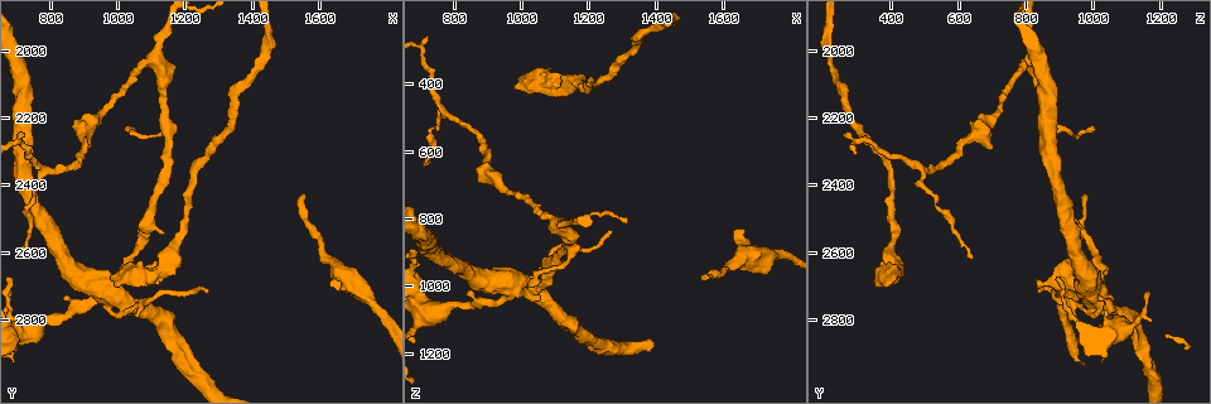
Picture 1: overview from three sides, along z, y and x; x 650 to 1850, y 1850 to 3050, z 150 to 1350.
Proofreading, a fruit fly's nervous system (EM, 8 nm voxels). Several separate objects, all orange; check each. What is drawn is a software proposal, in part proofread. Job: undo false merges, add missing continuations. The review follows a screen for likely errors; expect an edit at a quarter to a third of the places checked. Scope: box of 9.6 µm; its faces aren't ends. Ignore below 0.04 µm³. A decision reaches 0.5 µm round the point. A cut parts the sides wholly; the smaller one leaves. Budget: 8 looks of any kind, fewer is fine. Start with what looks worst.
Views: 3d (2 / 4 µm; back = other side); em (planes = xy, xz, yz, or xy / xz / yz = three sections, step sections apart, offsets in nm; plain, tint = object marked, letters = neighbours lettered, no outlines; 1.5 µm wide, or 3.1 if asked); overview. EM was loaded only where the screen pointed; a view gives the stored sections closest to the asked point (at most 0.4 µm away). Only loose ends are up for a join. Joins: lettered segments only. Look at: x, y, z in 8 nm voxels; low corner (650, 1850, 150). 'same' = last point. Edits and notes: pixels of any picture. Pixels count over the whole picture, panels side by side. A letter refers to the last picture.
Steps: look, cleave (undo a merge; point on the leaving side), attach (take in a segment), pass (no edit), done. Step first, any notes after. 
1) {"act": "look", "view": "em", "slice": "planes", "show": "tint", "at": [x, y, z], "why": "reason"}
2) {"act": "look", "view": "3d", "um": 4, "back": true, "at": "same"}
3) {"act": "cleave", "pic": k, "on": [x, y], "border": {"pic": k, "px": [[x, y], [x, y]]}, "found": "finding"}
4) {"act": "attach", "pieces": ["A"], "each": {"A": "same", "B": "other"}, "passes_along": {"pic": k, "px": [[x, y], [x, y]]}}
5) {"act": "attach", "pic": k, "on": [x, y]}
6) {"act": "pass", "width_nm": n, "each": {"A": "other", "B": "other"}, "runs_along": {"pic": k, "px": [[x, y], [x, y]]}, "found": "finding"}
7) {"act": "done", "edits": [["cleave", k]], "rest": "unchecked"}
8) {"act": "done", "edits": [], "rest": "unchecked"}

{"act": "look", "view": "em", "slice": "xy", "step": 8, "show": "letters", "at": [970, 2710, 1000], "why": "abrupt turn"}

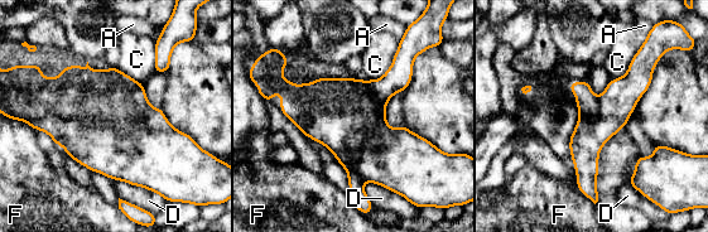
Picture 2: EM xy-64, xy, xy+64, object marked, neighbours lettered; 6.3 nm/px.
{"act": "pass", "width_nm": 480, "each": {"A": "other", "C": "other", "D": "other", "F": "other"}, "border": {"pic": 2, "px": [[398, 47], [391, 66], [367, 81]]}, "found": "continuous, no second neuron"}

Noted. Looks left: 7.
{"act": "look", "view": "3d", "um": 2, "at": [1650, 2690, 830], "why": "branch stops here"}

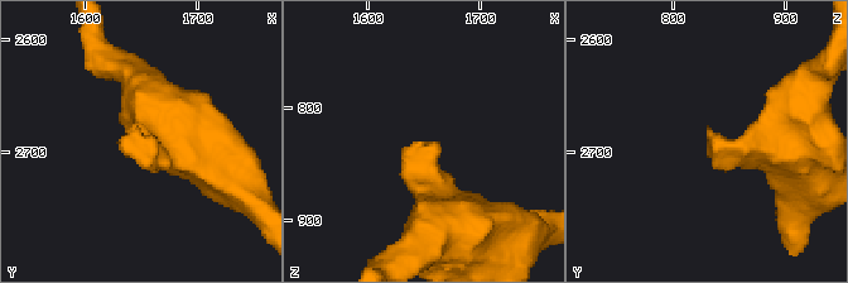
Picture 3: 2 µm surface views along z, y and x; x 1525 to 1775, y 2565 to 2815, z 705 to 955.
{"act": "look", "view": "em", "slice": "xy", "step": 4, "show": "letters", "at": [1642, 2680, 830]}

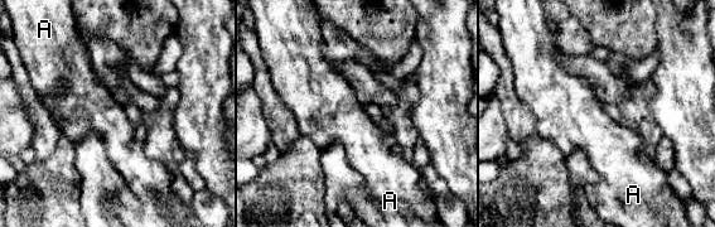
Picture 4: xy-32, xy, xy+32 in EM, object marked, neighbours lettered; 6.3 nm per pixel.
{"act": "look", "view": "em", "slice": "planes", "show": "letters", "at": "same"}

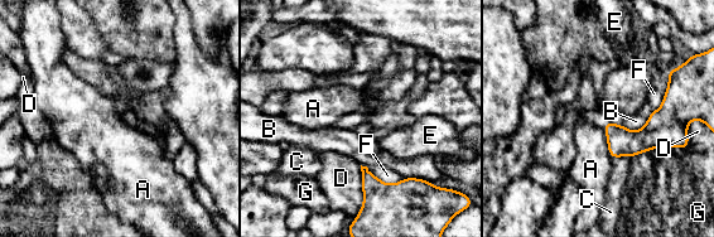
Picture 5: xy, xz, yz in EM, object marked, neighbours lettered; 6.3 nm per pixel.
{"act": "pass", "each": {"A": "other", "B": "other", "C": "other", "D": "other", "E": "other", "F": "other", "G": "other"}, "border": {"pic": 5, "px": [[606, 136], [608, 154], [612, 158]]}, "found": "none of them fits"}

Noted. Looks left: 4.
{"act": "look", "view": "3d", "um": 4, "at": [1550, 2430, 960], "why": "free end"}

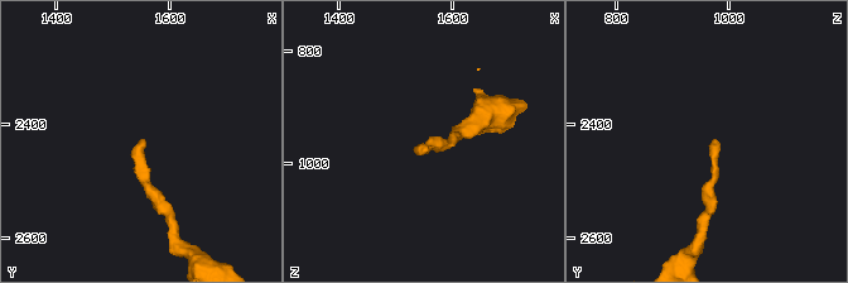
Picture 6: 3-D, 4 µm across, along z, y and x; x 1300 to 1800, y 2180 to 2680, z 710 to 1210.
{"act": "look", "view": "em", "slice": "planes", "show": "letters", "at": [1555, 2430, 975]}

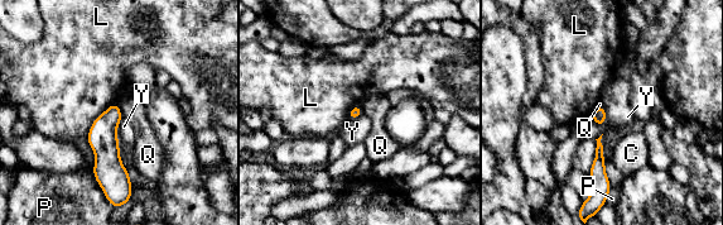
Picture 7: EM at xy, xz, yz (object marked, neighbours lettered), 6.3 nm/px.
{"act": "pass", "each": {"C": "other", "L": "other", "P": "other", "Q": "other", "Y": "other"}, "border": {"pic": 7, "px": [[116, 104], [123, 116]]}, "found": "no lettered segment goes on from it"}

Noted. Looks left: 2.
{"act": "done", "edits": [], "rest": "unchecked"}

